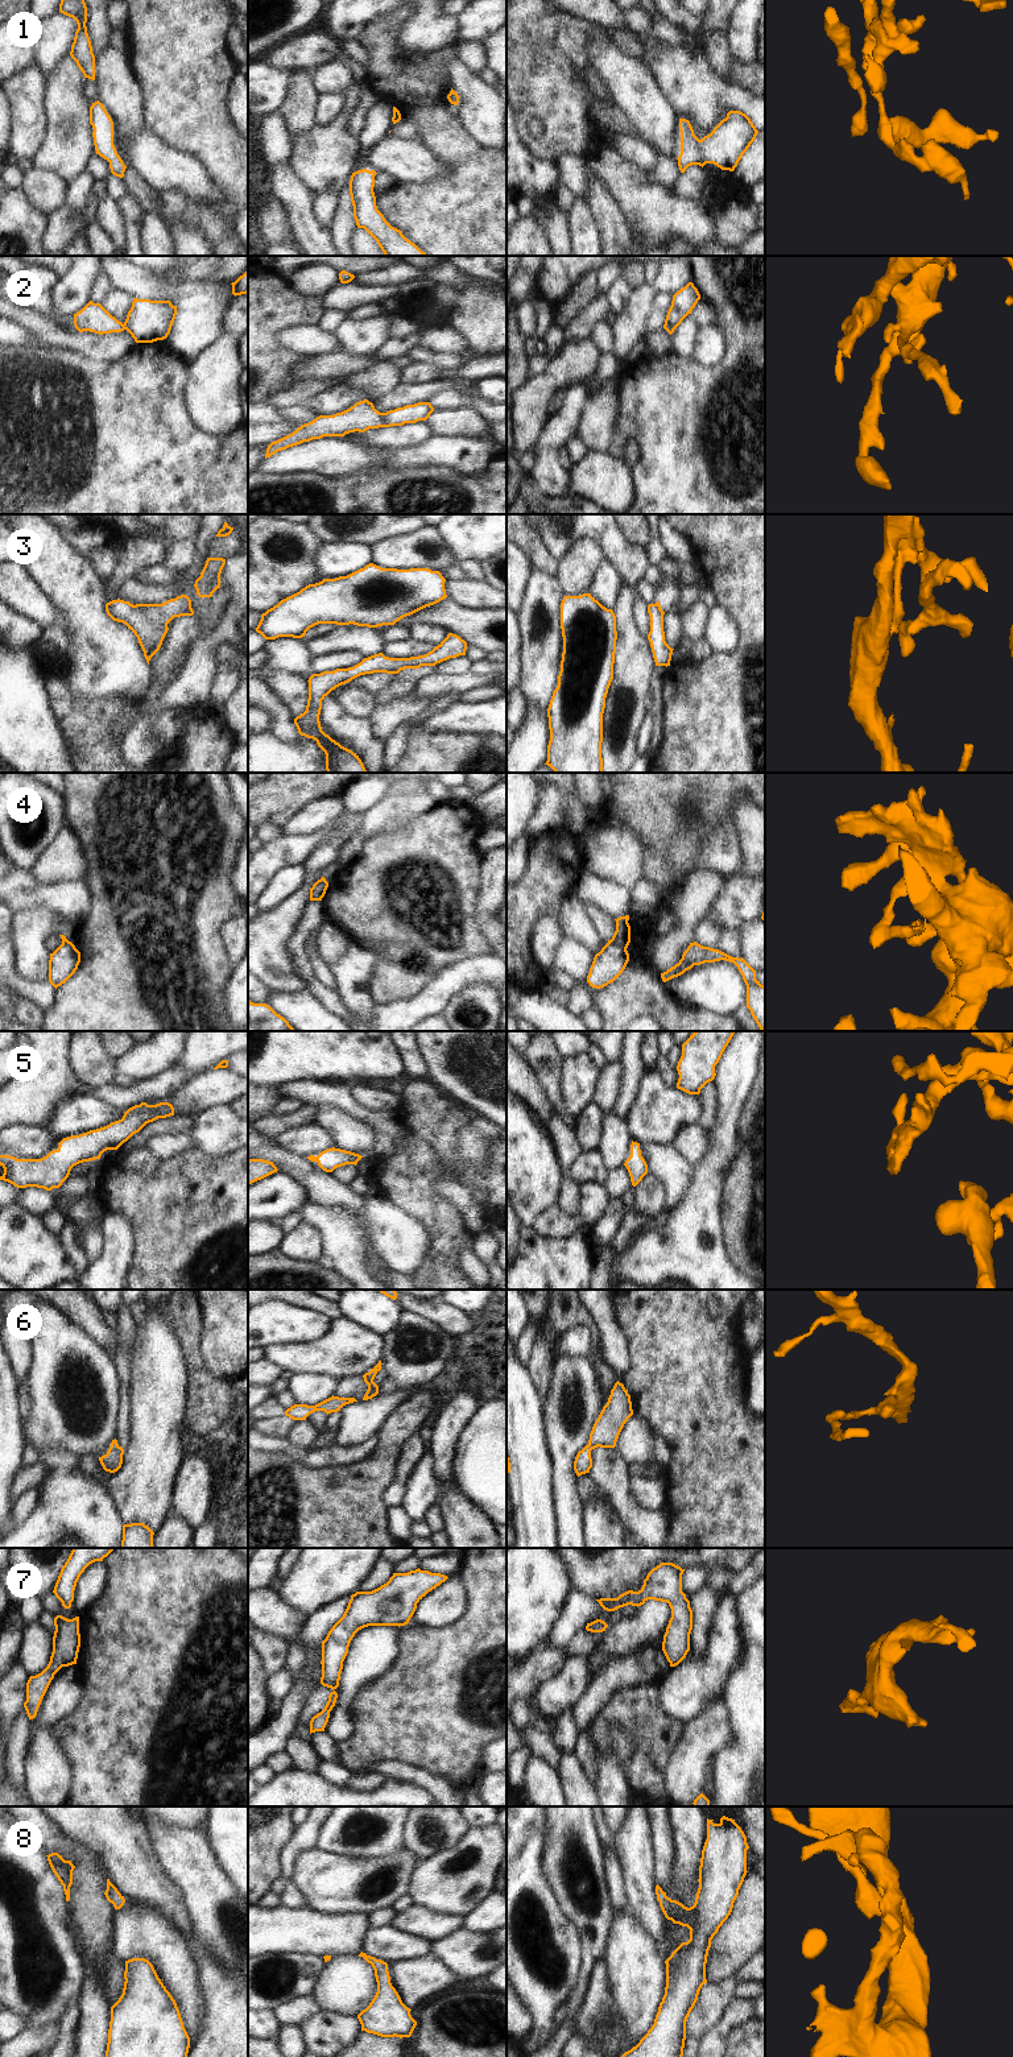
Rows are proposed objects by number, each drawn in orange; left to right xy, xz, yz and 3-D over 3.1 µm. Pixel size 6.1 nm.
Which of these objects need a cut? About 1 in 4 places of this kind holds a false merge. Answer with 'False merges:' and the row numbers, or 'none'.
False merges: 2, 4

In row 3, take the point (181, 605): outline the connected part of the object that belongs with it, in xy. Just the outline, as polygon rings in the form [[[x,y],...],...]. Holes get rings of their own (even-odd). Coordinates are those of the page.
[[[186,595],[162,604],[133,605],[117,599],[106,604],[106,612],[113,621],[125,624],[135,633],[148,665],[162,645],[169,630],[168,624],[174,617],[194,614],[191,600]]]

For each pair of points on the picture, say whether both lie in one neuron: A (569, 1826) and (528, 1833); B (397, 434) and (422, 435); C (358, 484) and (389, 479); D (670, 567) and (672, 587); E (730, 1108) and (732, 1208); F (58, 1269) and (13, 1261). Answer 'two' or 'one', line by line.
A: two
B: one
C: one
D: one
E: two
F: one

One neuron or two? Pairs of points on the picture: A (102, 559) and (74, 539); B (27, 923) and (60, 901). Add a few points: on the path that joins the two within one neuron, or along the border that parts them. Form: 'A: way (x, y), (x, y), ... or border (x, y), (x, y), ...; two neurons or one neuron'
A: way (95, 553), (81, 541); one neuron
B: border (19, 909), (46, 905), (75, 924); two neurons

